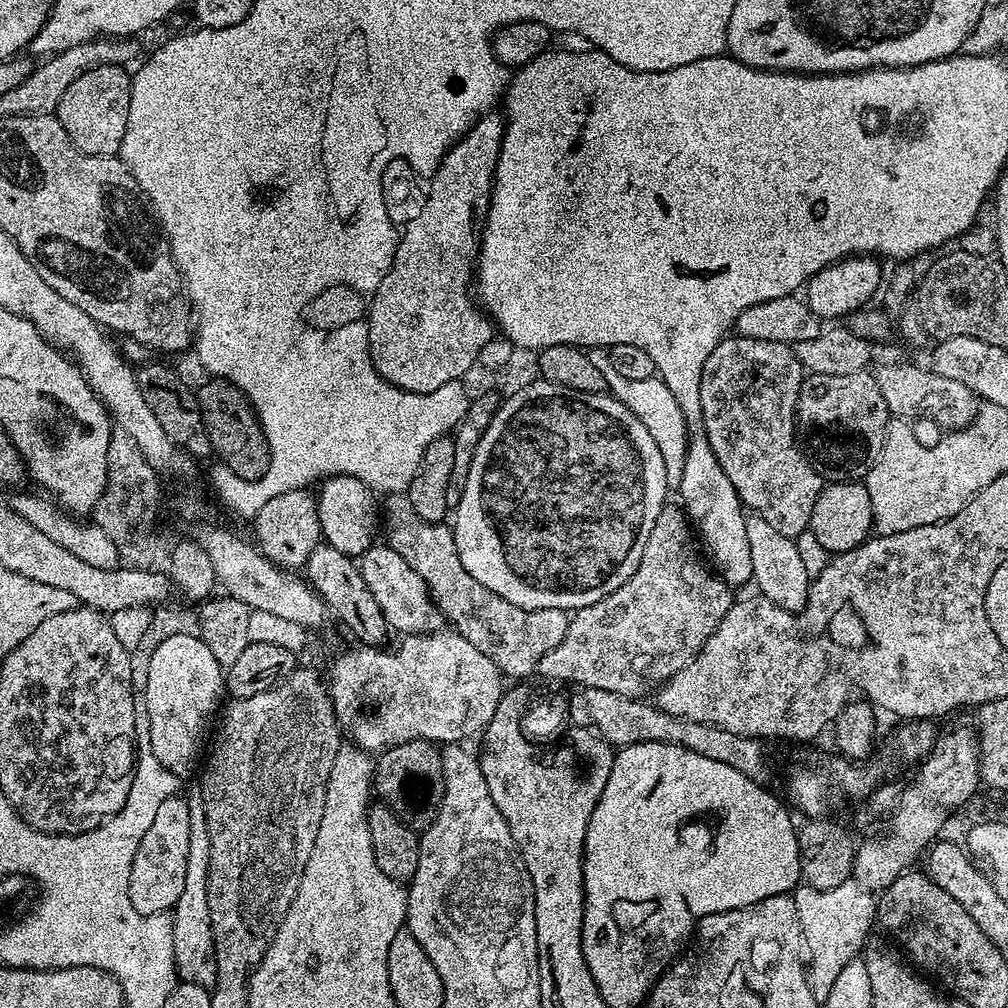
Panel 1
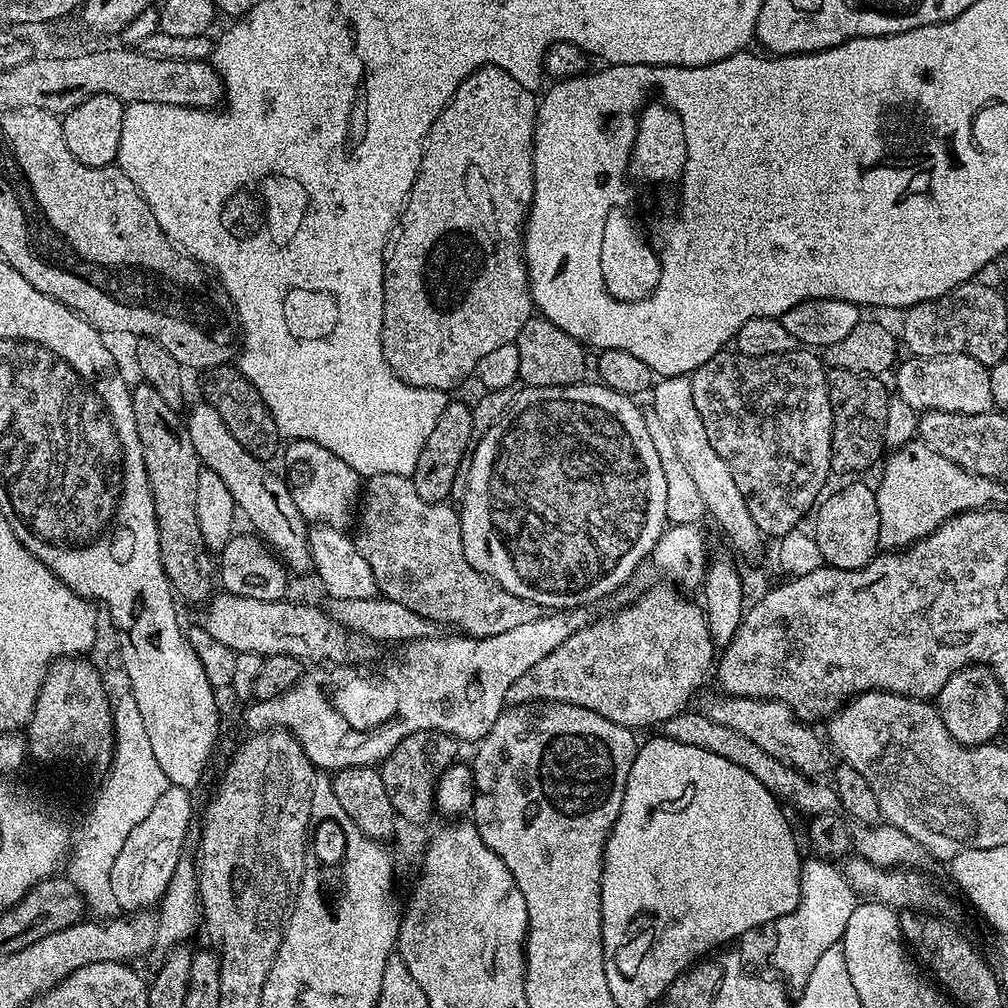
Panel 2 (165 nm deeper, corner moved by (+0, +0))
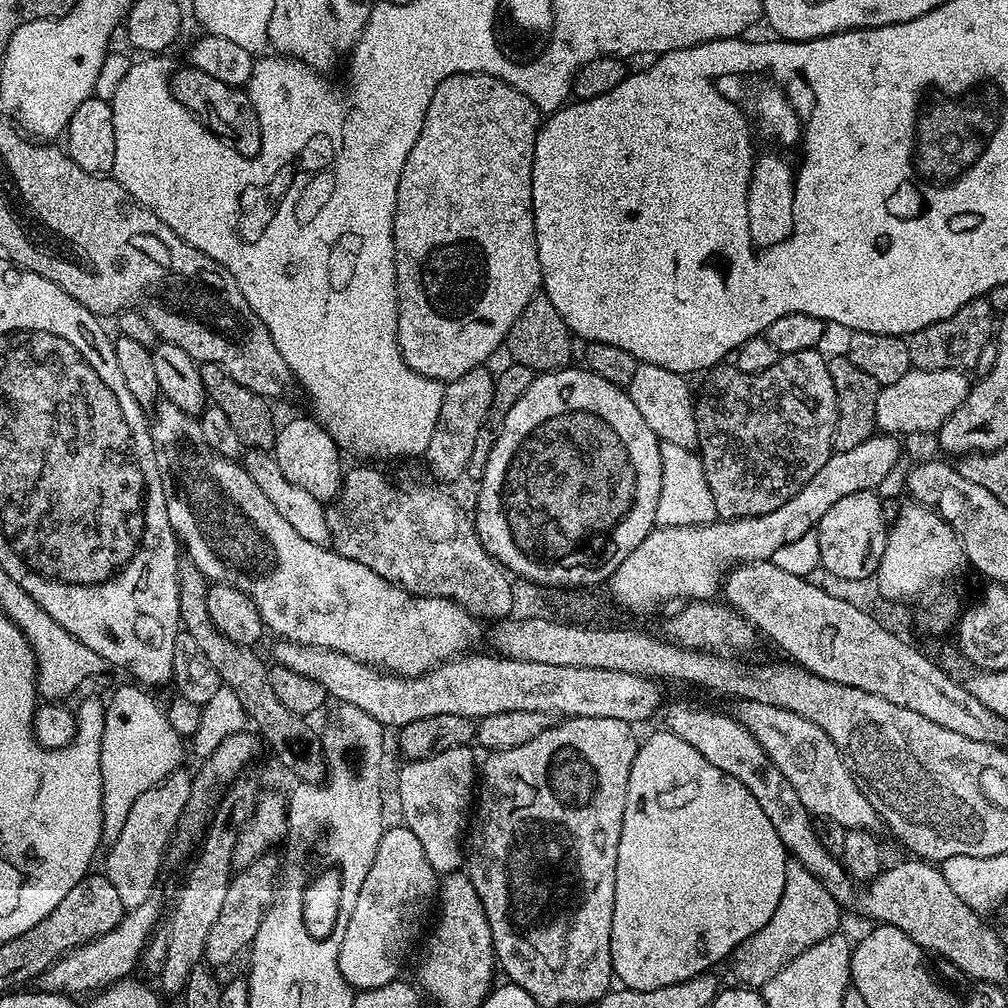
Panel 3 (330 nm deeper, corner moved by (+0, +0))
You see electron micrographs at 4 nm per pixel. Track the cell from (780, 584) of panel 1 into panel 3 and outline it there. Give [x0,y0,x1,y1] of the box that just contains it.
[627,363,699,449]

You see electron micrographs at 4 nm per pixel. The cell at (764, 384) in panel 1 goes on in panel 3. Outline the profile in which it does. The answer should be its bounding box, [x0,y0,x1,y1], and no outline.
[694,348,836,520]

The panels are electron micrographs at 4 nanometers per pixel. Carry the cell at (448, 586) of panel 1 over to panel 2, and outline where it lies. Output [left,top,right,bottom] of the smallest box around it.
[354,474,542,636]

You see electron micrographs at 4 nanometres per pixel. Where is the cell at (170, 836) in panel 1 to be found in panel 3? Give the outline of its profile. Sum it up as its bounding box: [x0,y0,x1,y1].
[106,770,192,909]

